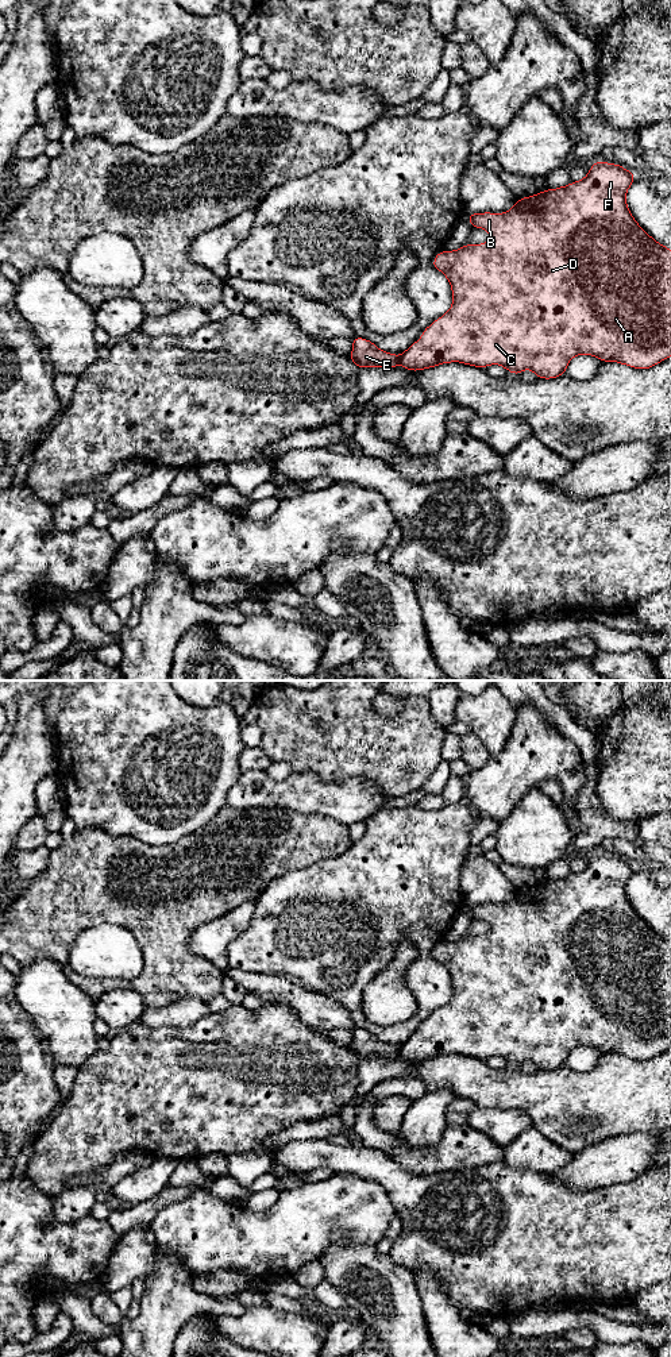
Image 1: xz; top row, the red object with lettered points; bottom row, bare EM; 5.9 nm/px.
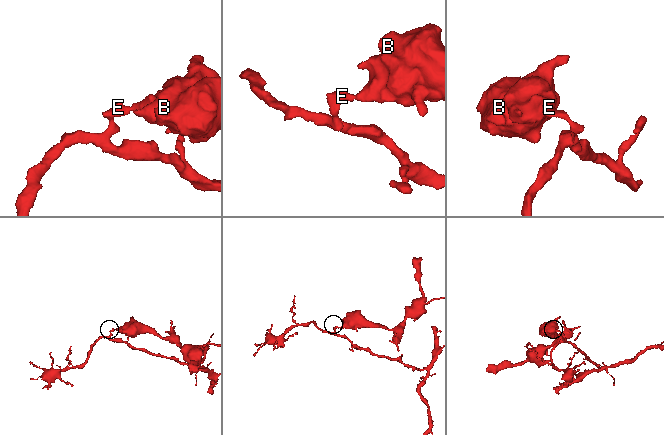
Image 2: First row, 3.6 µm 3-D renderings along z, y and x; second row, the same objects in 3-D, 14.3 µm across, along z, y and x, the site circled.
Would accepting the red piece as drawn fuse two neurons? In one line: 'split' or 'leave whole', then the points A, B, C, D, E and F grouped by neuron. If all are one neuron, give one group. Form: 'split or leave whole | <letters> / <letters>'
split | A B C D F / E

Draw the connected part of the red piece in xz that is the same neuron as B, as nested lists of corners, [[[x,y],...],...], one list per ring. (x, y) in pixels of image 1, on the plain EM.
[[[598,852],[591,855],[590,863],[581,872],[556,880],[518,890],[505,905],[470,905],[474,920],[483,920],[490,930],[482,936],[464,936],[454,942],[440,942],[432,956],[441,963],[452,980],[452,996],[447,1005],[428,1017],[421,1029],[397,1048],[400,1057],[419,1063],[441,1055],[459,1053],[485,1060],[500,1056],[509,1064],[518,1067],[522,1061],[532,1061],[537,1069],[552,1071],[566,1065],[568,1053],[578,1046],[591,1046],[602,1053],[617,1053],[637,1061],[651,1060],[671,1048],[671,941],[648,926],[635,911],[628,897],[626,883],[633,875],[635,864],[617,855]]]

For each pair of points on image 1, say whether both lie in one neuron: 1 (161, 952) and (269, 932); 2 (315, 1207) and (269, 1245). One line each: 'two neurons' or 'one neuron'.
1: two neurons
2: one neuron

